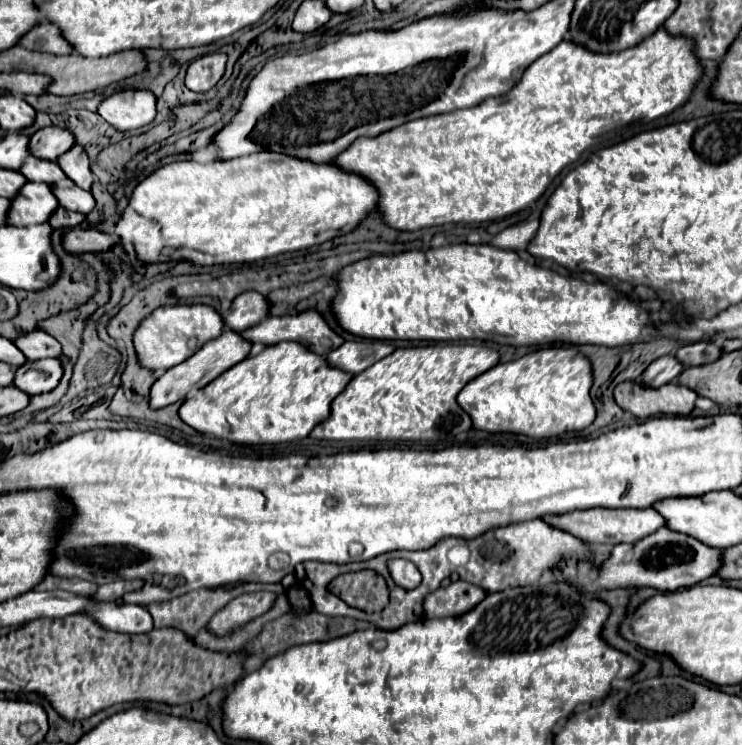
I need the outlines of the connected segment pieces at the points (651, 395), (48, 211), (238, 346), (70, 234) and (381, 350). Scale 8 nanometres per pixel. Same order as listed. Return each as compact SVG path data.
M625 381L615 387L615 401L629 413L647 419L653 415L689 415L695 407L697 393L677 381L659 389L647 387L641 381Z
M25 183L13 203L15 211L11 211L11 225L17 227L45 223L59 207L59 199L47 183Z
M225 329L217 339L211 339L207 345L203 345L193 357L189 357L185 363L175 365L171 369L167 369L153 385L151 389L151 407L159 409L159 407L167 407L171 403L181 401L185 395L189 395L191 391L203 389L205 385L209 385L213 379L217 379L219 373L225 373L227 369L231 369L233 365L237 365L239 361L243 361L249 351L251 351L251 343L247 339L243 339L241 333Z
M75 227L71 231L67 231L63 235L63 245L67 251L71 253L99 253L99 251L109 251L119 243L119 237L109 235L109 233L101 233L97 229L81 229Z
M371 339L371 341L347 341L343 343L339 349L331 351L327 361L333 367L339 367L343 371L349 371L353 375L365 371L367 367L371 367L373 363L377 363L379 359L391 355L395 351L395 347L387 341L379 341L379 339Z

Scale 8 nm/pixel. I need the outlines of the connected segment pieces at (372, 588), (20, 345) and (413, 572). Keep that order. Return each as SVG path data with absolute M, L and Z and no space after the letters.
M357 571L335 577L327 589L363 611L381 611L389 601L385 579L375 571Z
M33 331L31 335L23 335L23 339L15 339L17 349L29 359L29 361L41 361L41 359L59 359L61 357L61 345L45 331Z
M391 559L389 573L391 573L393 581L405 589L415 589L421 583L419 569L407 559Z

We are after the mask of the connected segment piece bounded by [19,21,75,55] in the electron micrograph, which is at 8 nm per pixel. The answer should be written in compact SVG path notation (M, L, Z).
M41 23L31 31L31 35L23 37L23 43L19 43L31 51L43 51L43 53L53 53L53 55L71 55L75 53L71 43L63 37L57 25L53 23Z

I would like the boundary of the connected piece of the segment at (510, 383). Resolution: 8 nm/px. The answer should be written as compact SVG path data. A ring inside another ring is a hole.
M543 347L523 355L521 359L499 363L491 371L475 377L471 385L467 383L467 387L459 393L459 405L469 411L475 429L485 429L491 433L511 431L539 439L539 437L561 435L565 431L581 431L595 421L597 411L589 395L591 385L593 385L593 369L587 357L583 359L583 355L573 349Z

